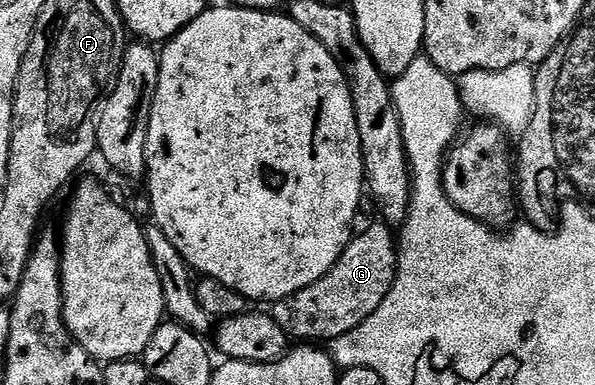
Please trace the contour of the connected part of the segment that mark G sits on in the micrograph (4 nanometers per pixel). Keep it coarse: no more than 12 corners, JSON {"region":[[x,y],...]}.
{"region":[[389,232],[354,235],[335,266],[276,301],[297,342],[354,332],[397,277]]}

